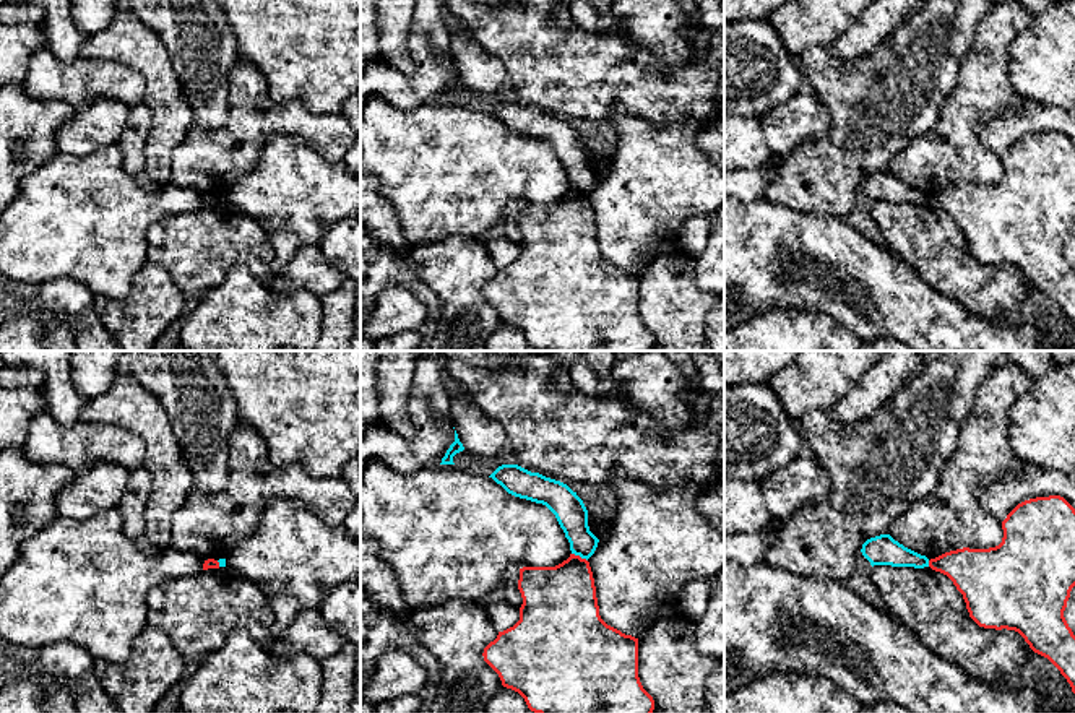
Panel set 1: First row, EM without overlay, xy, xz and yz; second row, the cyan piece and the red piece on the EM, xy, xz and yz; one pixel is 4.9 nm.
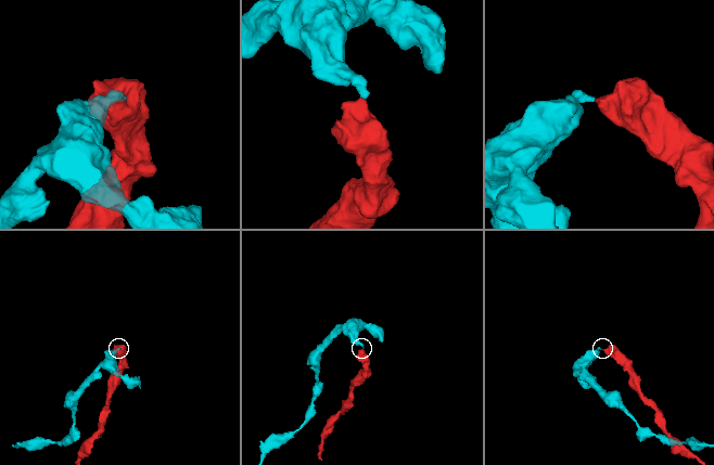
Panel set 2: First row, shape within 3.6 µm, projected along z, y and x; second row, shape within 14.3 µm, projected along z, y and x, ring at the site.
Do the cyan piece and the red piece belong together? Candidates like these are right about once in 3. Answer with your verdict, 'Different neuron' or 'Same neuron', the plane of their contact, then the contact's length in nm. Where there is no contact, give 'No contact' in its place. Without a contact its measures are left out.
Different neuron. Touches cyan in xz. Shared border 90 nm

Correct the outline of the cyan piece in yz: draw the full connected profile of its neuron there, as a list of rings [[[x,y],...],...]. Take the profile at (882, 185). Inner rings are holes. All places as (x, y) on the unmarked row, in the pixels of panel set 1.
[[[880,171],[867,175],[861,185],[862,192],[870,198],[870,201],[892,201],[892,203],[929,203],[929,195],[921,192],[898,177],[890,171]]]

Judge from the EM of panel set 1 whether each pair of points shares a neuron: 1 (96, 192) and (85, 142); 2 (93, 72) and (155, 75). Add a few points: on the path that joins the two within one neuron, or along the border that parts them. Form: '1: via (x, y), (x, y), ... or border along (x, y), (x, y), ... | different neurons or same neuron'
1: border along (116, 142), (85, 155), (59, 151) | different neurons
2: border along (106, 60), (127, 64), (142, 75), (143, 101) | different neurons

